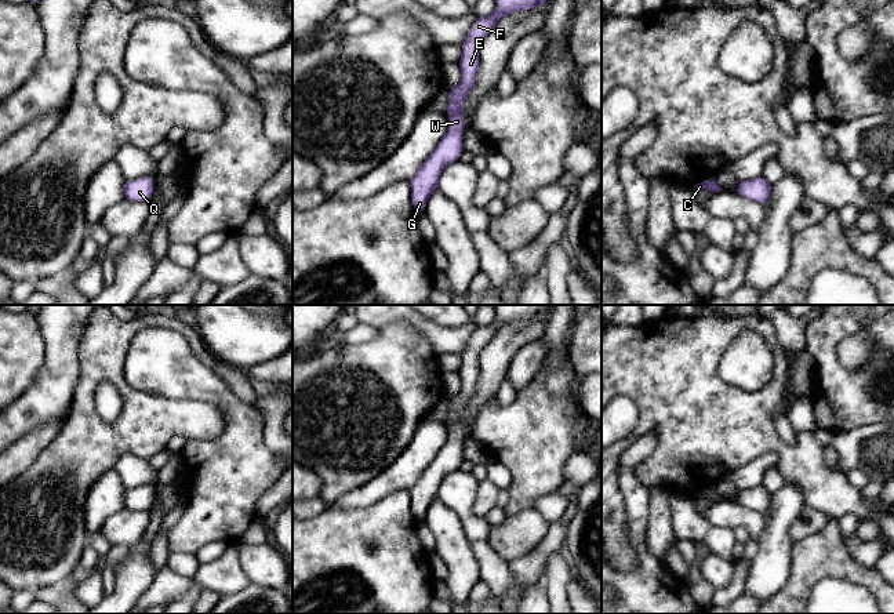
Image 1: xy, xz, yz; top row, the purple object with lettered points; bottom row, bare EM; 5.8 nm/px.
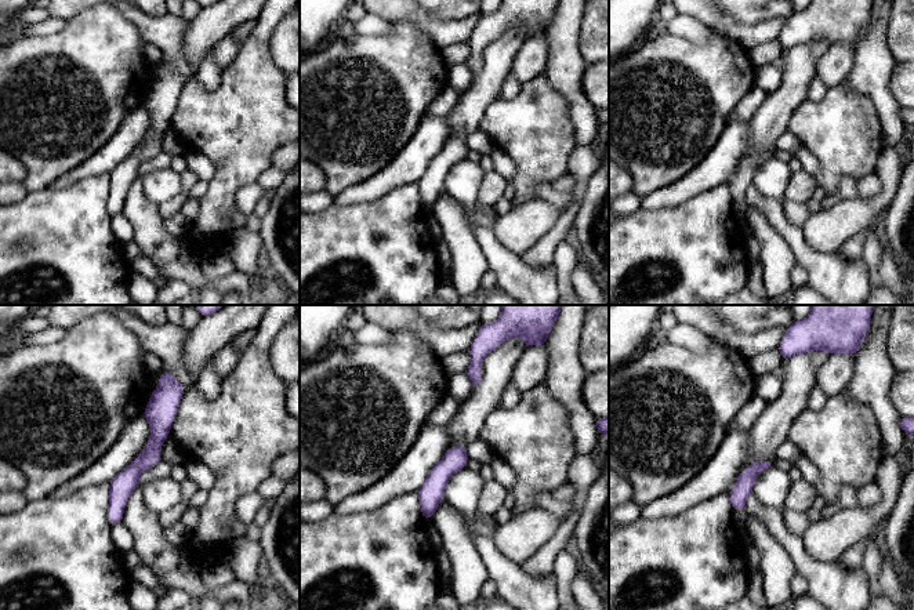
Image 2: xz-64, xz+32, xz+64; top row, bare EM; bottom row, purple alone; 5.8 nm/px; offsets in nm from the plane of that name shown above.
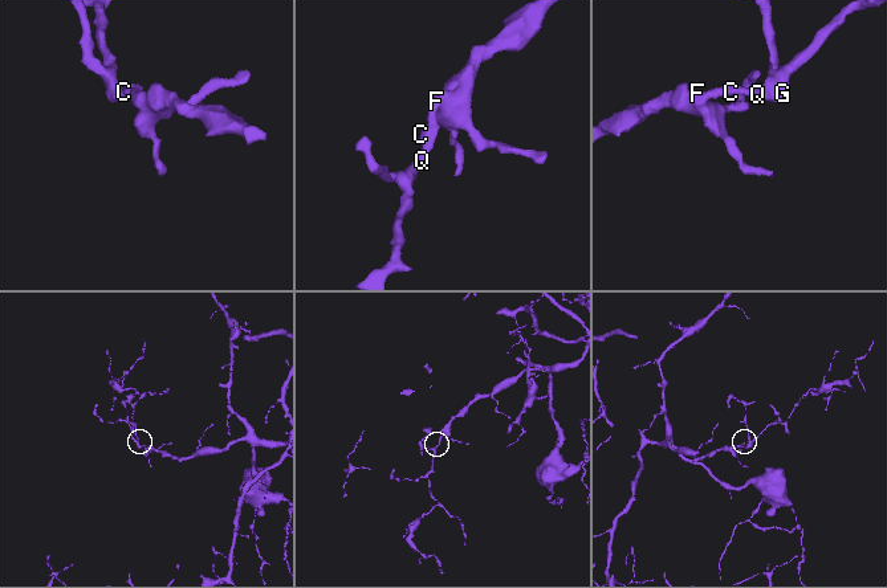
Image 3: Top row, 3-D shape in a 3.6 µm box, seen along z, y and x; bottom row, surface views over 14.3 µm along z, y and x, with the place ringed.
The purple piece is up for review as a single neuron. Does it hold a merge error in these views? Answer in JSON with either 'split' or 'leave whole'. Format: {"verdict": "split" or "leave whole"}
{"verdict": "leave whole"}

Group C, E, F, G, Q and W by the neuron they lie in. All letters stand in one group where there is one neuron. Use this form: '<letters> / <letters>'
C E F G Q W

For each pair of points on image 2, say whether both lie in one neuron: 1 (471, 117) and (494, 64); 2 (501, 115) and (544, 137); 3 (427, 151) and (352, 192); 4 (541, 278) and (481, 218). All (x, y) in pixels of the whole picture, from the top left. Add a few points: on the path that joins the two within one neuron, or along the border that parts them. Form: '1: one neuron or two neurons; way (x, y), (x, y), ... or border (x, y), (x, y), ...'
1: one neuron; way (472, 104), (483, 91), (490, 77)
2: one neuron; way (512, 124), (533, 129)
3: one neuron; way (409, 163), (370, 189)
4: two neurons; border (465, 206), (478, 225), (492, 228)

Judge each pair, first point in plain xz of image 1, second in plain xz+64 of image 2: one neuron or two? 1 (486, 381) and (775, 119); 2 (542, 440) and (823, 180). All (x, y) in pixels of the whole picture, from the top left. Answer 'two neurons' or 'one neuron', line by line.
1: one neuron
2: one neuron

